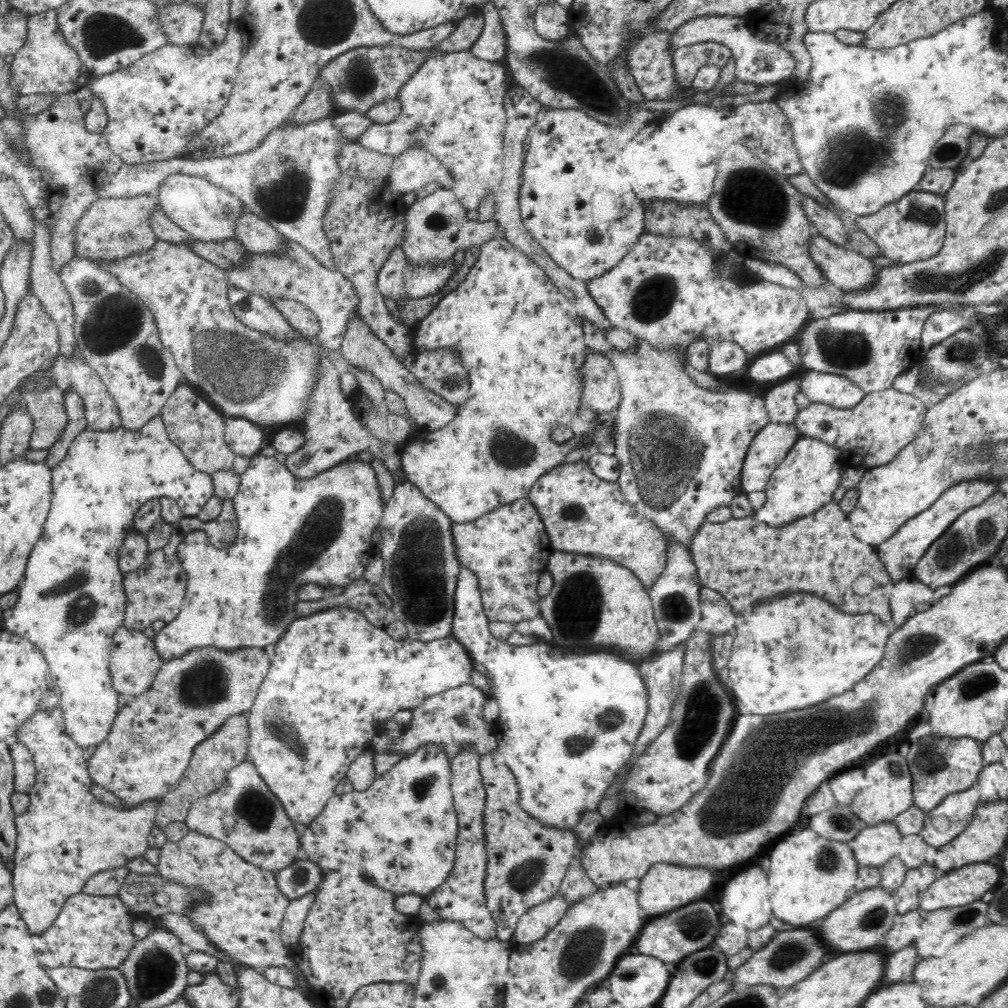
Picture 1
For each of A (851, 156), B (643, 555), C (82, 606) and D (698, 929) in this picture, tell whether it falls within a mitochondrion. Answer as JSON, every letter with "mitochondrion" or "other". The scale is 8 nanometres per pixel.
{"A":"mitochondrion","B":"other","C":"mitochondrion","D":"mitochondrion"}

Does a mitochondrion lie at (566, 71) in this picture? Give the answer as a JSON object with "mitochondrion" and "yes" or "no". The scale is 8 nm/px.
{"mitochondrion":"yes"}

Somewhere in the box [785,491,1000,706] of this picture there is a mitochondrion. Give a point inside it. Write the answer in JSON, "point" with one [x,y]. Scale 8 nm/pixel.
{"point":[951,551]}

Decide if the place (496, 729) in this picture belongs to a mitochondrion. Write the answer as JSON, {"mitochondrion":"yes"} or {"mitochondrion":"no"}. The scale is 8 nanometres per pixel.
{"mitochondrion":"no"}

